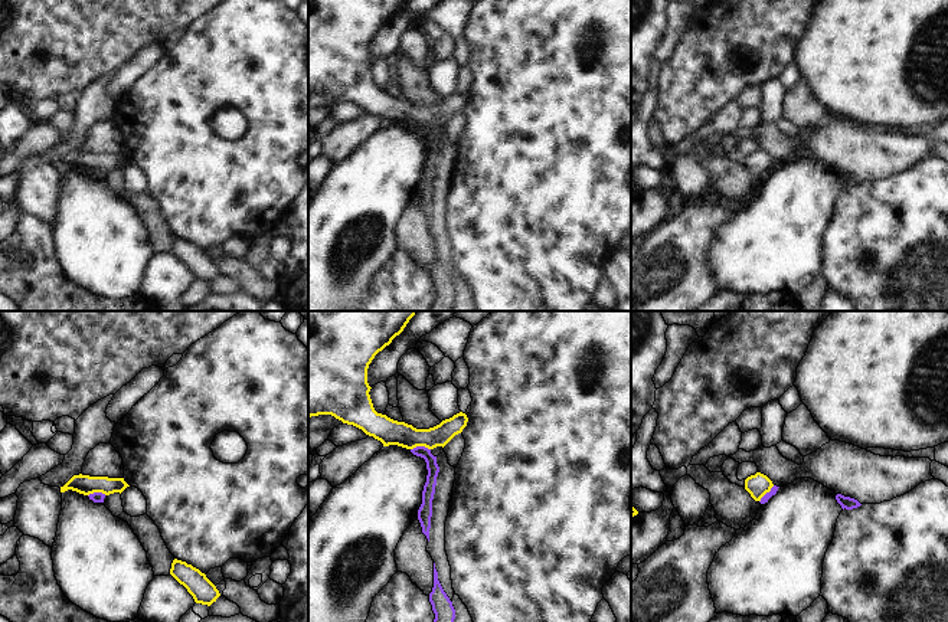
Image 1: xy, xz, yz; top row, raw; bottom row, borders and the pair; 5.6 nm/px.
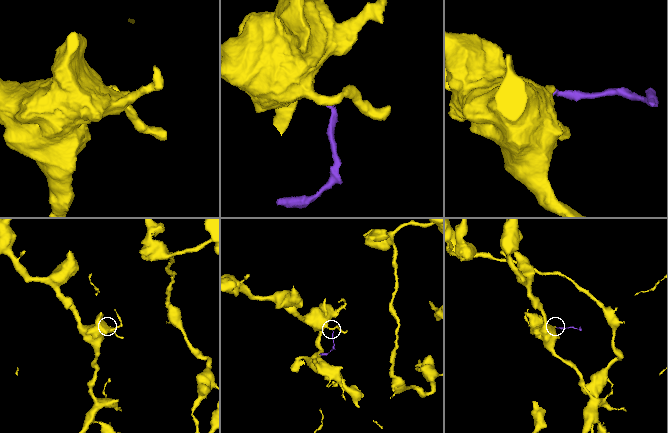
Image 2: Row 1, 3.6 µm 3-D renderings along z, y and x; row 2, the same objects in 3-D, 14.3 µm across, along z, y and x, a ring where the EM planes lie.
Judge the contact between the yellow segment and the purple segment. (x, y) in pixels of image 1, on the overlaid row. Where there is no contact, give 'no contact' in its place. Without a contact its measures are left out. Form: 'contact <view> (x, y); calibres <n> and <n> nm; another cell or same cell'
contact xz (419, 445); calibres 140 and 70 nm; another cell

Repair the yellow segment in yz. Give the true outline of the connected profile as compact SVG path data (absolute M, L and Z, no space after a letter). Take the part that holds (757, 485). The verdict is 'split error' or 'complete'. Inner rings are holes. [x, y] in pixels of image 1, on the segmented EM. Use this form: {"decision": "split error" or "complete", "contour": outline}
{"decision": "complete", "contour": "M756 472L745 479L745 490L755 501L761 501L761 498L769 492L772 487L772 481L761 472Z"}

